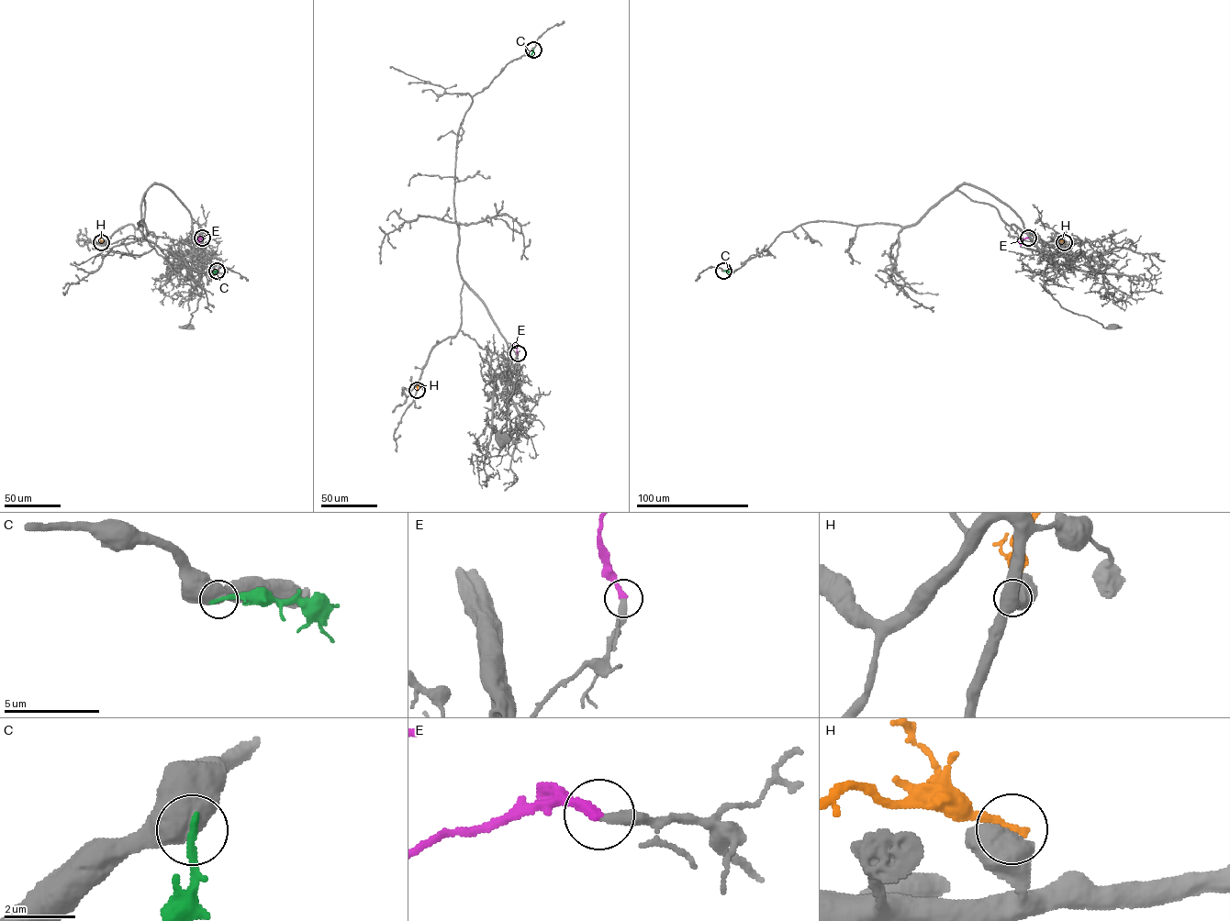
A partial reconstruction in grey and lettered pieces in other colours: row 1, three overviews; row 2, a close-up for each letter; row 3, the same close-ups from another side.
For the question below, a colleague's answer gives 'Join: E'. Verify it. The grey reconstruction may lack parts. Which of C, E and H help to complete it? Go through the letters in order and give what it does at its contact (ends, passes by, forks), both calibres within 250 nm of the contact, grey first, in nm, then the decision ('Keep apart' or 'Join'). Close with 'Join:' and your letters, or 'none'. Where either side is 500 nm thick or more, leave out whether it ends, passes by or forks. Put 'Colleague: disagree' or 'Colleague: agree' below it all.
C: Thickness 750 nm (grey) against 240 nm. Keep apart
E: It ends there. Thickness 360 nm (grey) against 320 nm. Join
H: Thickness 800 nm (grey) against 280 nm. Keep apart
Join: E
Colleague: agree

